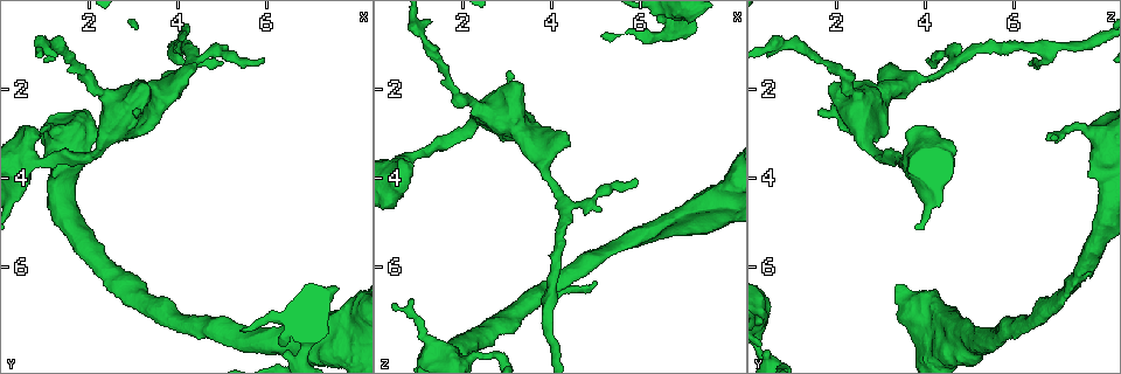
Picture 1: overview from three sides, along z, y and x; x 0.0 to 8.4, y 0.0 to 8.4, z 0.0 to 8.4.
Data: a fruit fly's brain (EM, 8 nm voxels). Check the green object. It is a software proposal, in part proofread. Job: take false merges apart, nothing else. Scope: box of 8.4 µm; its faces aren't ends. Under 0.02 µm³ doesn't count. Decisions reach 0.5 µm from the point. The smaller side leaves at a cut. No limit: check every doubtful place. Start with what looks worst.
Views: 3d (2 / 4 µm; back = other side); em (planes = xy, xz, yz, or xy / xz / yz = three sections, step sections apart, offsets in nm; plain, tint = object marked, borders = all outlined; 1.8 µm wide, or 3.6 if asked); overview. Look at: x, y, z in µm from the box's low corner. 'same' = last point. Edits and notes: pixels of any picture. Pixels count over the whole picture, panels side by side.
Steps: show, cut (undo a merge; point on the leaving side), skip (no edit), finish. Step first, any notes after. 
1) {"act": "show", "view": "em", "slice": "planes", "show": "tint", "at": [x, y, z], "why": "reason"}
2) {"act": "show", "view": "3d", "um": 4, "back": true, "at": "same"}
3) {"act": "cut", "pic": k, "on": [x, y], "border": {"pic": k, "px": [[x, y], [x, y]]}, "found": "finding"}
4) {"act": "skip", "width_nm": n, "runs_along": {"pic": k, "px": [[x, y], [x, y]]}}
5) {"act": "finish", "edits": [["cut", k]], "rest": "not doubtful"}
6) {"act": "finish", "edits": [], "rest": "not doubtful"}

{"act": "show", "view": "em", "slice": "planes", "show": "tint", "at": [4.25, 1.55, 4.55], "why": "arms part here"}

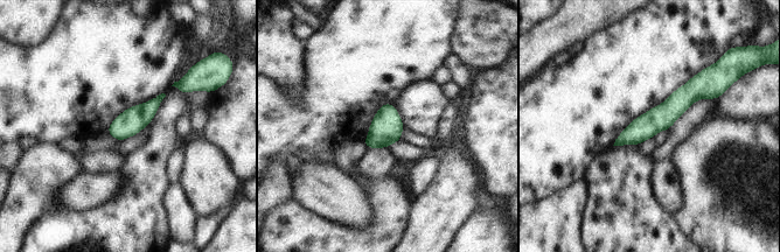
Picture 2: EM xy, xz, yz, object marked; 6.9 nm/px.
{"act": "skip", "runs_along": {"pic": 2, "px": [[709, 93], [688, 93], [618, 142]]}, "found": "all the same cell"}

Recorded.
{"act": "show", "view": "3d", "um": 4, "at": [3.25, 2.35, 2.80], "why": "thick turns thin"}

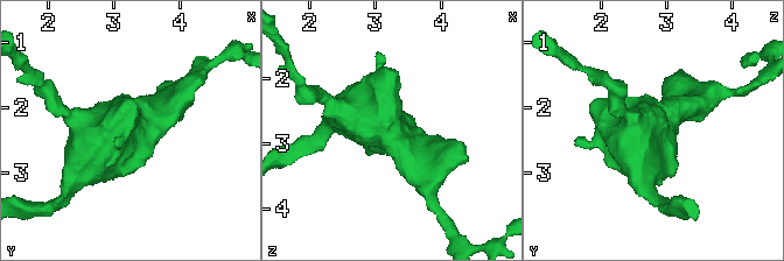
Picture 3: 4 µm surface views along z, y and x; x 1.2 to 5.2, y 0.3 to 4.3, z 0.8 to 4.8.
{"act": "show", "view": "em", "um": 3.6, "slice": "planes", "show": "plain", "at": [3.15, 2.35, 2.80], "why": "need the tissue"}

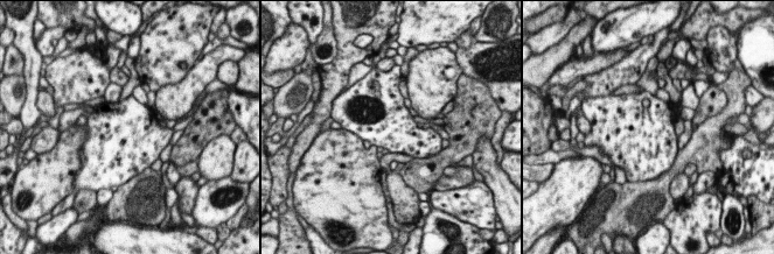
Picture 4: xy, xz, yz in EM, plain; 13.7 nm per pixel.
{"act": "show", "view": "em", "um": 3.6, "slice": "planes", "show": "borders", "at": "same"}

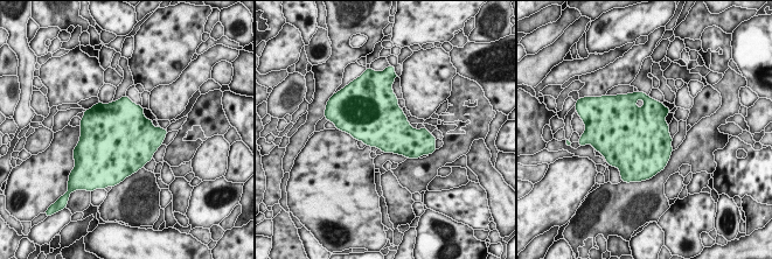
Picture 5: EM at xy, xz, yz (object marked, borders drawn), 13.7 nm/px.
{"act": "skip", "found": "all the same cell"}

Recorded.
{"act": "show", "view": "3d", "um": 4, "at": [0.65, 3.60, 3.75], "why": "abrupt turn"}

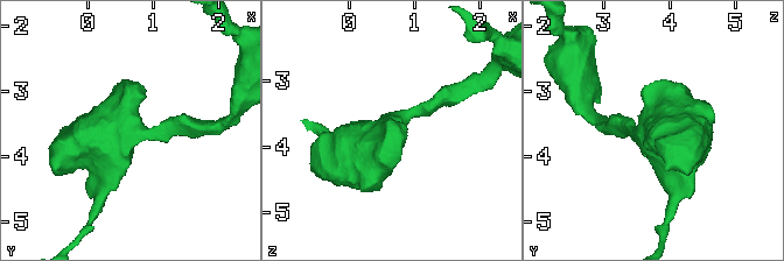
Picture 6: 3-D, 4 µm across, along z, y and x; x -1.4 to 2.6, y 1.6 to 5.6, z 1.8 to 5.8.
{"act": "show", "view": "em", "um": 3.6, "slice": "yz", "step": 8, "show": "tint", "at": [0.55, 3.60, 3.75]}

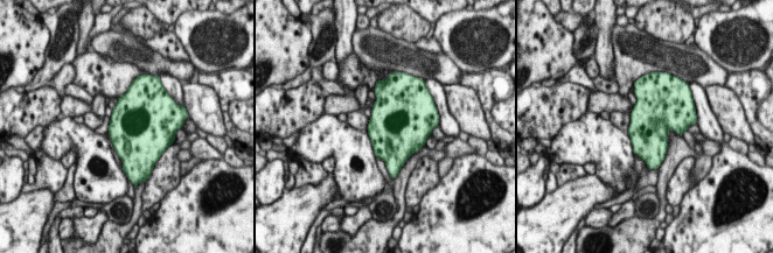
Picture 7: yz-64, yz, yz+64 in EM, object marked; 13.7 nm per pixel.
{"act": "show", "view": "em", "um": 3.6, "slice": "xz", "step": 4, "show": "tint", "at": "same"}

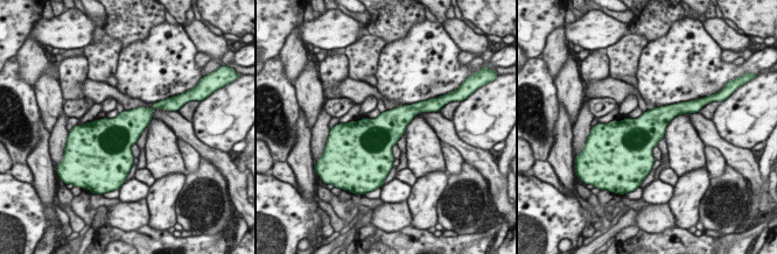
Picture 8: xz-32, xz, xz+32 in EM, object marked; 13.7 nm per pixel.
{"act": "skip", "found": "all the same cell"}

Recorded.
{"act": "finish", "edits": [], "rest": "not doubtful"}

